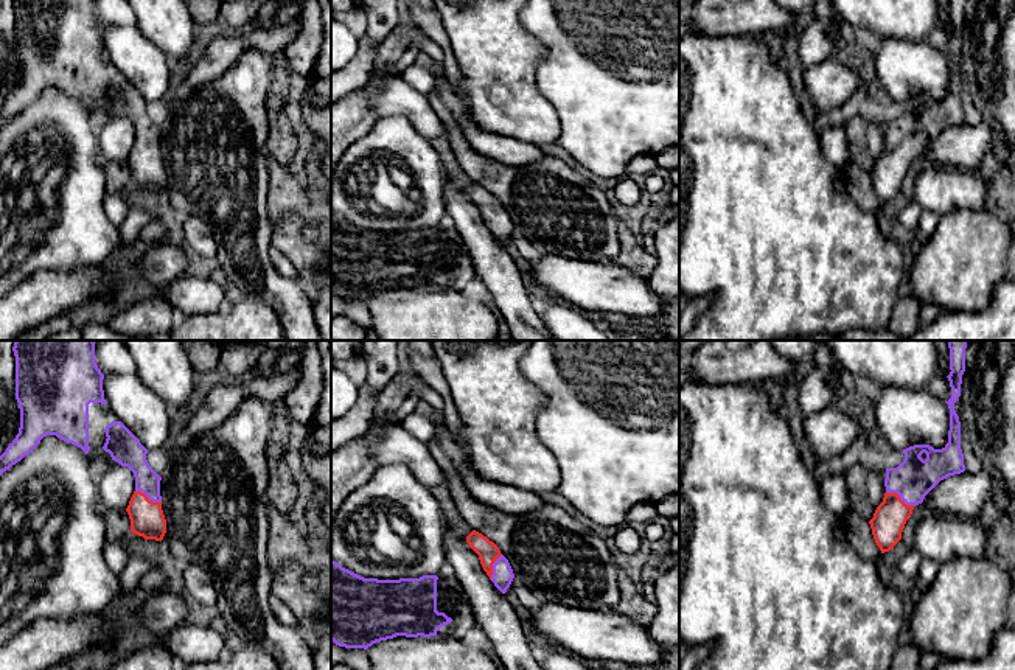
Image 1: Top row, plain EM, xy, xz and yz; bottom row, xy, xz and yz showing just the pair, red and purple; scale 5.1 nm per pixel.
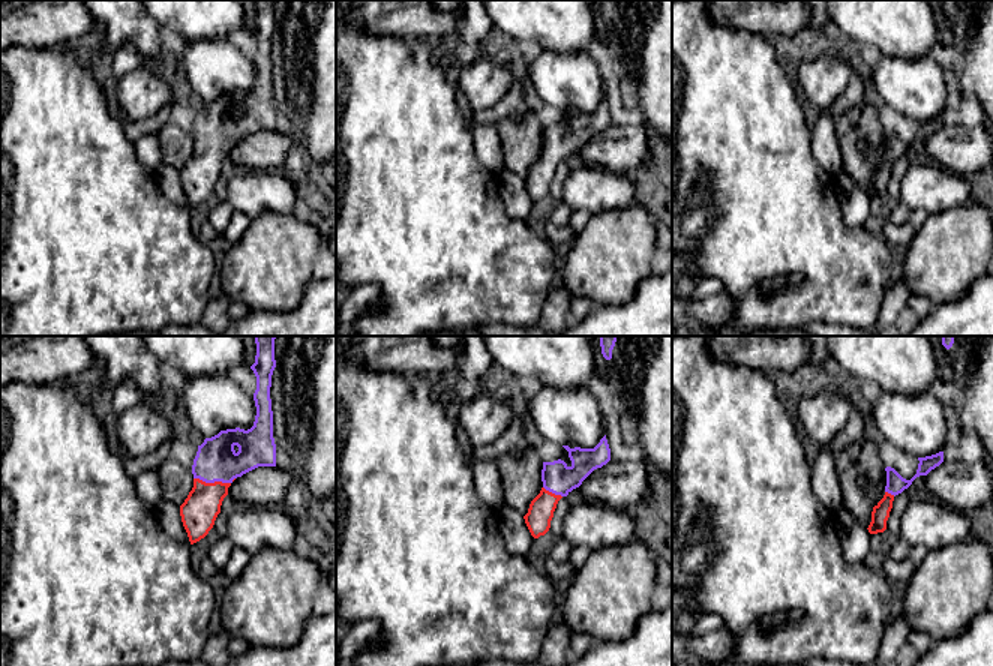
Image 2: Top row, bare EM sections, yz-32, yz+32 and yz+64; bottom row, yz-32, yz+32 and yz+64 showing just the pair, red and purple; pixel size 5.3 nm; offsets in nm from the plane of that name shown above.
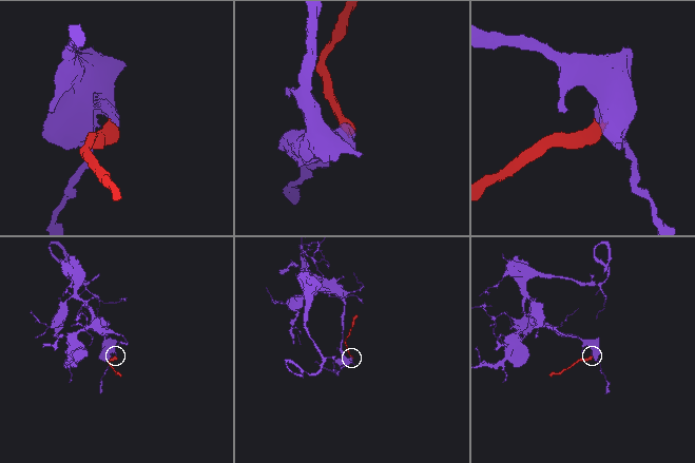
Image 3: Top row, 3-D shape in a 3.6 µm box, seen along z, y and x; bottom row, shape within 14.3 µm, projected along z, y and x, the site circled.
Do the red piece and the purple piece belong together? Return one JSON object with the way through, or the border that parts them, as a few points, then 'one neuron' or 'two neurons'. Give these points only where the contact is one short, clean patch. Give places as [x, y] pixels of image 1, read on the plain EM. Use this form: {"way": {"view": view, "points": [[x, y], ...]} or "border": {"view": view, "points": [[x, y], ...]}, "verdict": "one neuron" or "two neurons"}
{"way": {"view": "yz", "points": [[889, 170], [897, 159], [899, 150], [913, 131]]}, "verdict": "one neuron"}

